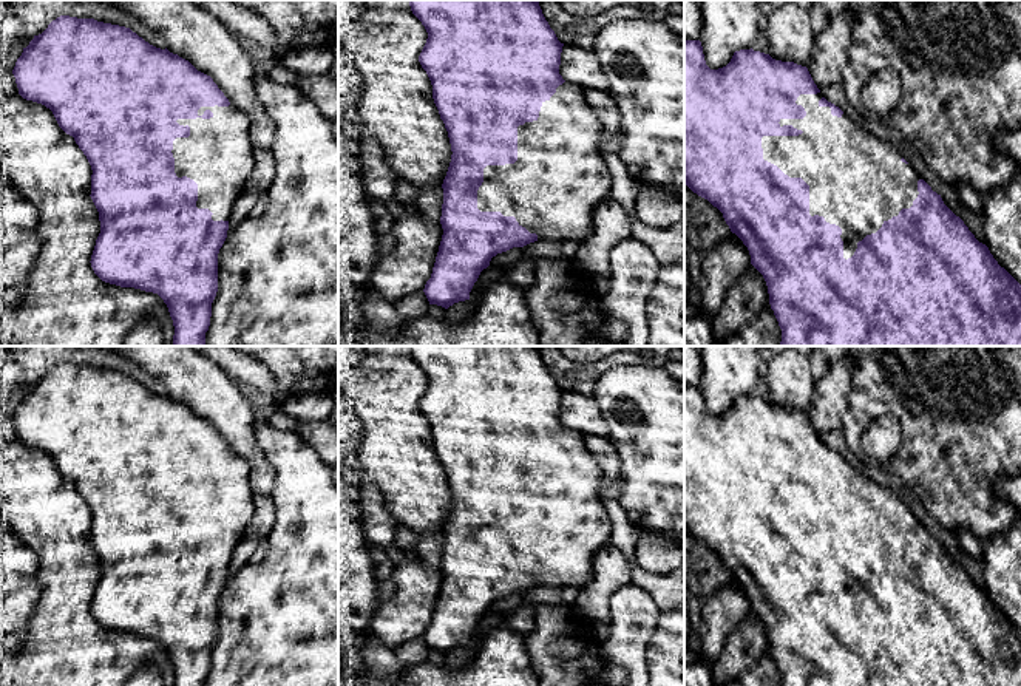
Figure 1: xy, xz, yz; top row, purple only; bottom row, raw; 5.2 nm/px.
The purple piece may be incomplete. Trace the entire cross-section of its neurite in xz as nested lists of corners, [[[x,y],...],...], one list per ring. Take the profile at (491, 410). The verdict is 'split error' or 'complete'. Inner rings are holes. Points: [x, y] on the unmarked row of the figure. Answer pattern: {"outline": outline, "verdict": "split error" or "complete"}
{"outline": [[[409,346],[412,360],[422,368],[428,379],[426,389],[419,402],[422,414],[426,417],[432,431],[432,445],[445,470],[451,490],[451,508],[443,525],[443,550],[440,570],[443,575],[442,587],[436,603],[431,624],[425,630],[425,641],[429,650],[445,655],[454,649],[470,646],[470,638],[477,630],[477,624],[497,599],[513,593],[524,593],[534,587],[555,586],[559,589],[582,589],[593,578],[592,562],[595,555],[609,544],[612,521],[601,502],[599,484],[602,470],[595,454],[585,445],[585,436],[575,428],[564,426],[559,420],[561,389],[545,366],[538,346]]], "verdict": "split error"}

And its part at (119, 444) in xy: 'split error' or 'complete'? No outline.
split error

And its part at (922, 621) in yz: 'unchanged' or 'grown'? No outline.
grown

